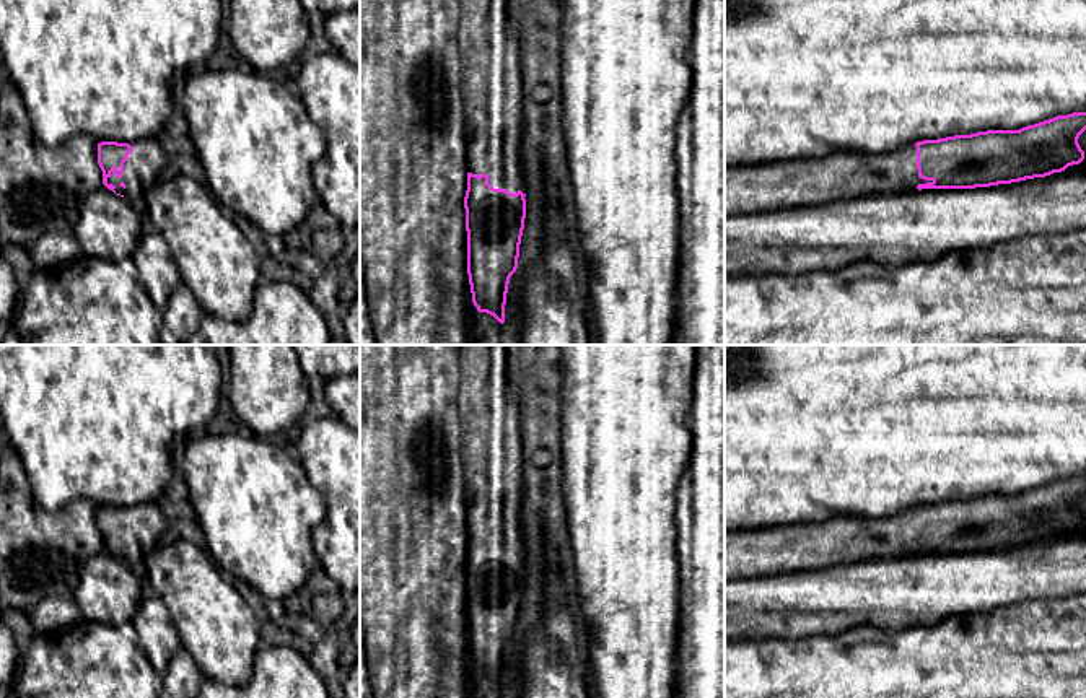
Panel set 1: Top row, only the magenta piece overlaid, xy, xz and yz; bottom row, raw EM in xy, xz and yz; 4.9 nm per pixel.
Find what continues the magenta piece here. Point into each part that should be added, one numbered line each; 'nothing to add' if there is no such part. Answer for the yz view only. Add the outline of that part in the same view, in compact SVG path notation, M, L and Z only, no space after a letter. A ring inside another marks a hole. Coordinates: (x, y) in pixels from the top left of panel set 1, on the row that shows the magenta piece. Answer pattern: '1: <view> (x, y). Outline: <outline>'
1: yz (842, 174). Outline: M915 143L884 153L839 150L817 159L728 166L725 168L725 216L909 192L926 182L933 181L918 176Z

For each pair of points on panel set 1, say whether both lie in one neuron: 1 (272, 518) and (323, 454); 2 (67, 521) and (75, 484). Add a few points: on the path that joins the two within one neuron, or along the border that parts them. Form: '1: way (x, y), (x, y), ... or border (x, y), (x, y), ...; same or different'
1: border (292, 448), (305, 475), (323, 495), (326, 508); different
2: border (35, 493), (51, 511), (75, 500), (98, 506); different

